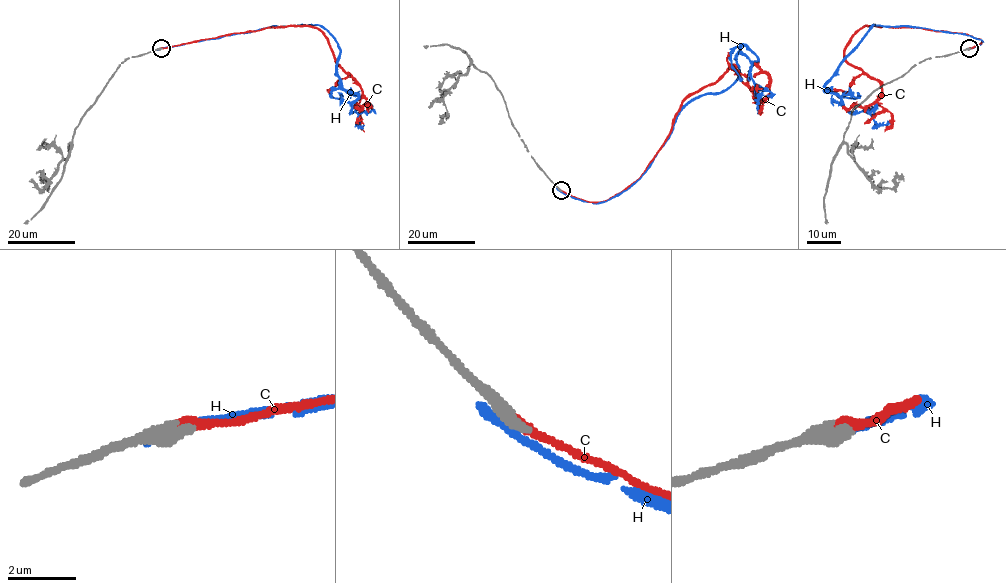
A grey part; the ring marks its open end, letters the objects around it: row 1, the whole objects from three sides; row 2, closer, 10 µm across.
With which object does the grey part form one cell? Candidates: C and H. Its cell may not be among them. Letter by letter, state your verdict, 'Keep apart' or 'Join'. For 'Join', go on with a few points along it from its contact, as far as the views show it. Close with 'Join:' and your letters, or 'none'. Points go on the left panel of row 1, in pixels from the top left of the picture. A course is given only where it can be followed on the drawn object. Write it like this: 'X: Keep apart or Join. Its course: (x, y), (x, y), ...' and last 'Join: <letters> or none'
C: Join. Its course: (161, 48), (269, 28), (314, 26), (369, 103), (360, 109), (354, 106)
H: Keep apart
Join: C

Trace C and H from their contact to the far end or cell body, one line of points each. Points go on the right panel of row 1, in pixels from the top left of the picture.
C: (969, 48), (981, 40), (863, 26), (845, 58), (879, 83), (881, 95), (865, 106), (842, 106)
H: (969, 48), (981, 40), (914, 27), (873, 25), (825, 89), (852, 112), (867, 111), (878, 124), (893, 121)

